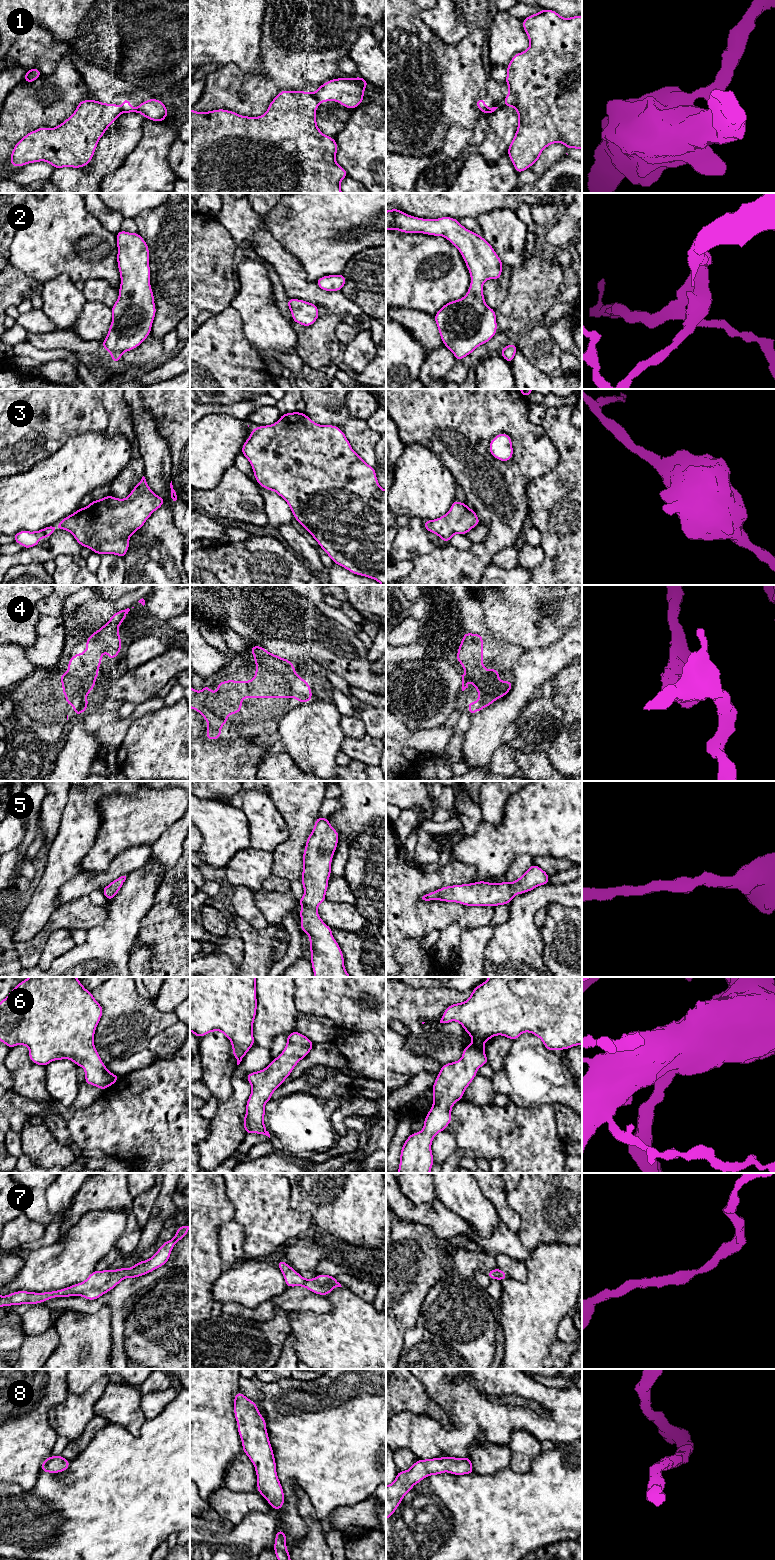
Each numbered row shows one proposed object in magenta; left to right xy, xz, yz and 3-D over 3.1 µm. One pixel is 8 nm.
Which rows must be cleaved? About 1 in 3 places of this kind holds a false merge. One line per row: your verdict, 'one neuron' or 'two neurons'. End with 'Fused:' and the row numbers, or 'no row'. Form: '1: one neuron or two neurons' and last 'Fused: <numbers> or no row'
1: two neurons
2: one neuron
3: one neuron
4: one neuron
5: one neuron
6: one neuron
7: one neuron
8: one neuron
Fused: 1

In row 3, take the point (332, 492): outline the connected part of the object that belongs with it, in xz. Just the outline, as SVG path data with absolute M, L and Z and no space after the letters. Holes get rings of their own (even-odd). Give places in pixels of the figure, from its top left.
M293 412L282 414L280 419L272 424L254 427L250 437L244 442L241 453L248 459L256 482L267 490L275 491L289 505L294 518L311 534L319 546L331 560L355 575L374 579L381 585L386 585L386 490L378 483L374 467L368 465L351 447L344 432L335 425L319 425L305 413Z

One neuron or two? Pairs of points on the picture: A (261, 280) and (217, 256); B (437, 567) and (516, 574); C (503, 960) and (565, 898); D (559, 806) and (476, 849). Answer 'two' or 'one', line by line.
A: two
B: two
C: one
D: one

